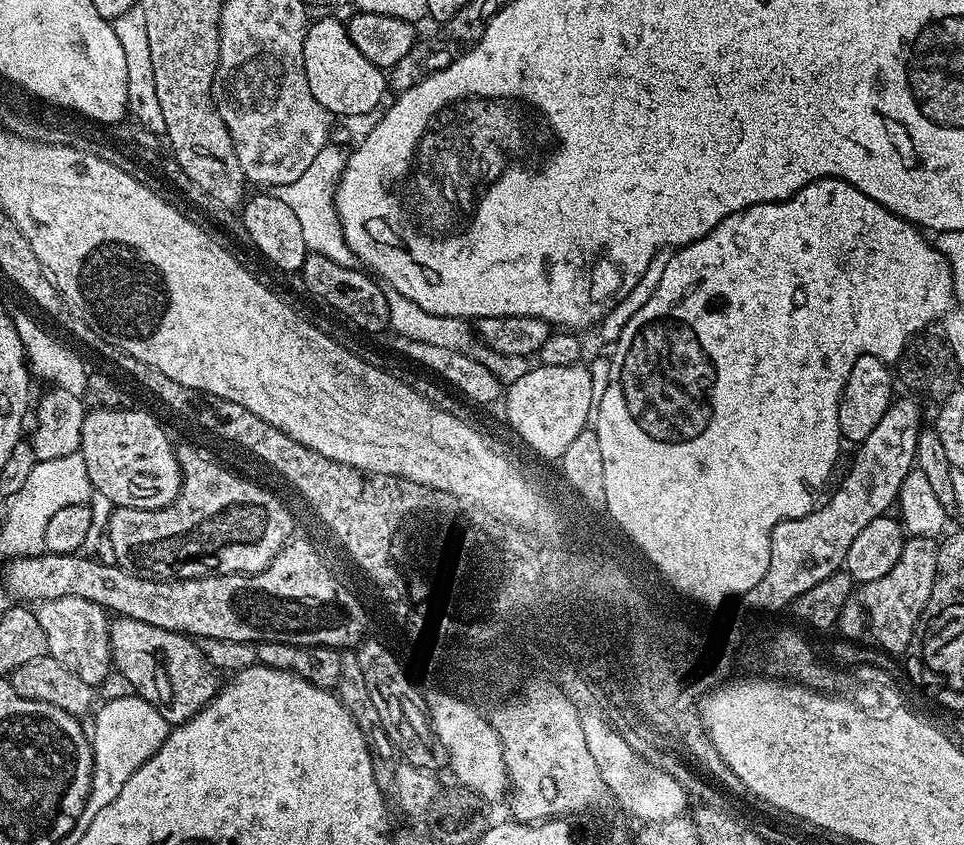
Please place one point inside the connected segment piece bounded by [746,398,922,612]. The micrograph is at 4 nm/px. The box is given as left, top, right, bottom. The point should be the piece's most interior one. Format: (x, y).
(804, 550)

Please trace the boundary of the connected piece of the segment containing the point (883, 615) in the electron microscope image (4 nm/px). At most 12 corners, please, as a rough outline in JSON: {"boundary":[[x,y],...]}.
{"boundary":[[908,536],[898,562],[859,589],[888,654],[912,645],[934,590],[937,541]]}

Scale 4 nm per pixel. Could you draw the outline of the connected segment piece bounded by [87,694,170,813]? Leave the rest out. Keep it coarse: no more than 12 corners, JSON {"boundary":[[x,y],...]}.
{"boundary":[[116,696],[90,724],[89,813],[166,742],[140,696]]}

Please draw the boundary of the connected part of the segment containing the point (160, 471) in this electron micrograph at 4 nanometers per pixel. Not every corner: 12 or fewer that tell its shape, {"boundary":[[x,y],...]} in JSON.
{"boundary":[[144,410],[84,417],[79,453],[115,507],[160,509],[181,488],[163,426]]}

